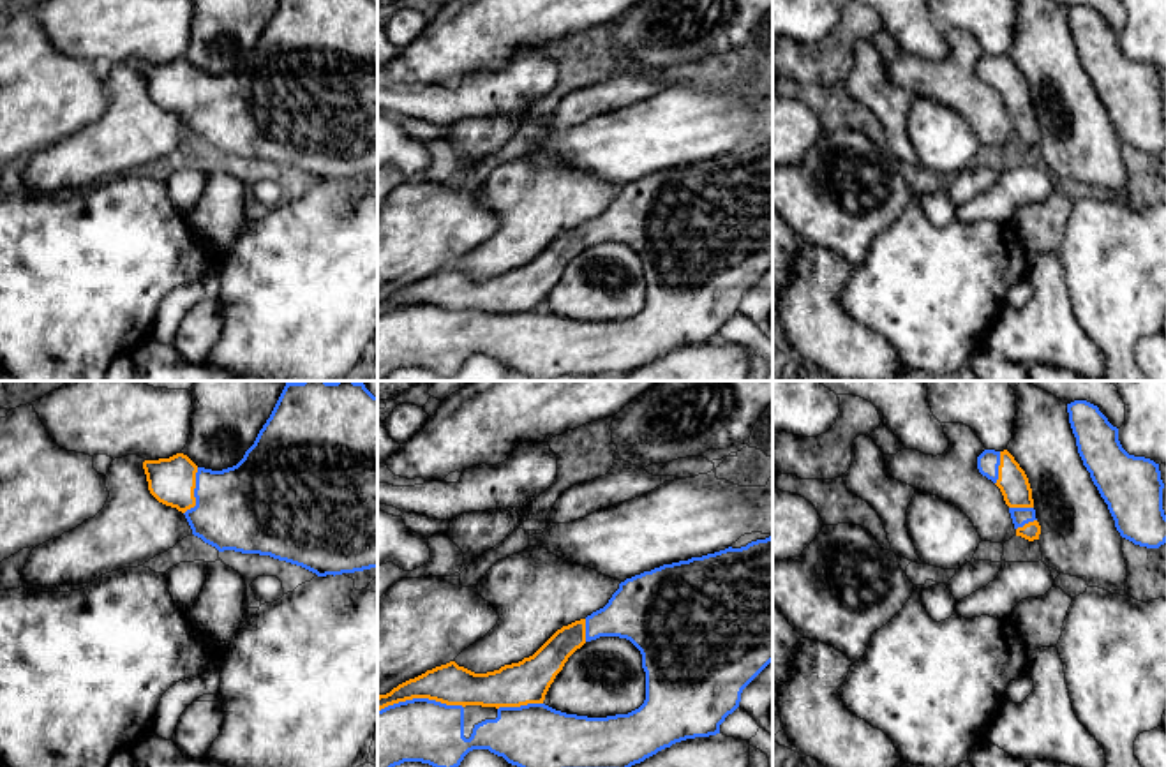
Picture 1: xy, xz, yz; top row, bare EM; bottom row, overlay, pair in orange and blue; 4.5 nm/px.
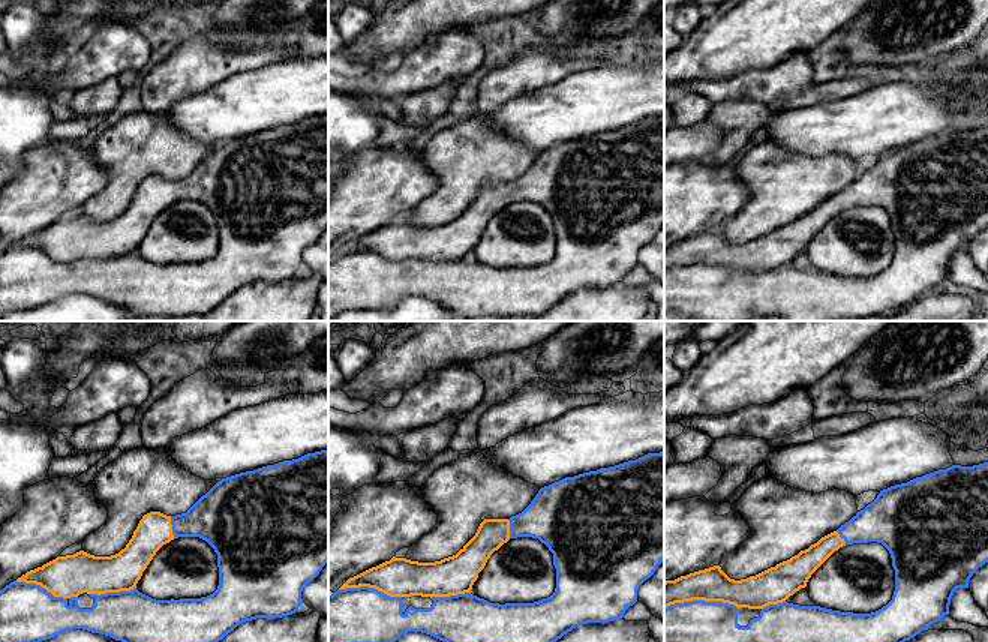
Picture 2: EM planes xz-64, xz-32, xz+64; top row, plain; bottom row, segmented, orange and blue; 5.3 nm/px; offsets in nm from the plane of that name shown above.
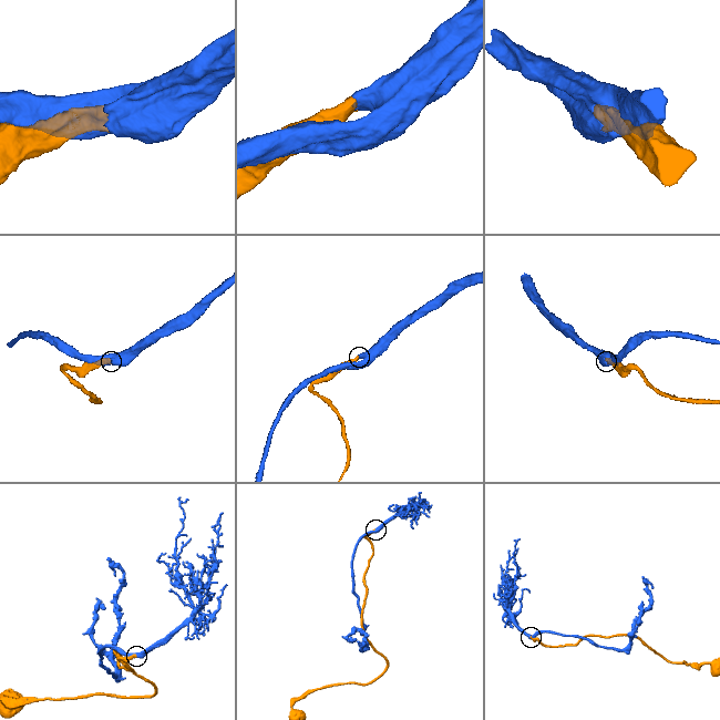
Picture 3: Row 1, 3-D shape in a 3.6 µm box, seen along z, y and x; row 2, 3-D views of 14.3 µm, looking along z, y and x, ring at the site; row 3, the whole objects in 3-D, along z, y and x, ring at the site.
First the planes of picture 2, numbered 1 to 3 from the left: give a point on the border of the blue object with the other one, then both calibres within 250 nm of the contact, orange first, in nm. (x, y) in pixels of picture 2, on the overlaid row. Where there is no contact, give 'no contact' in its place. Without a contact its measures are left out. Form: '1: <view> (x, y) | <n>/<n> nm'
1: xz-64 (41, 585) | 220/300 nm
2: xz-32 (371, 587) | 200/300 nm
3: xz+64 (702, 599) | 180/220 nm

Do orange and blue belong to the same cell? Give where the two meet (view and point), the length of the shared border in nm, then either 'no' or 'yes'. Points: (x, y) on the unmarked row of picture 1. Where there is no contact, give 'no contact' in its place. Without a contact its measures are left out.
xz (420, 302) | 400 nm | yes

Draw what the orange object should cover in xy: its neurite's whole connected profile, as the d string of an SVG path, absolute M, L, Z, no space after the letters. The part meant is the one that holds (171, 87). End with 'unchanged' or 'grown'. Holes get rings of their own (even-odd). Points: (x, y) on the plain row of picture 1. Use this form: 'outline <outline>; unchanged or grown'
outline M280 0L243 63L228 74L198 72L187 60L145 65L150 99L182 116L192 139L219 157L270 160L318 182L377 173L377 2Z; grown

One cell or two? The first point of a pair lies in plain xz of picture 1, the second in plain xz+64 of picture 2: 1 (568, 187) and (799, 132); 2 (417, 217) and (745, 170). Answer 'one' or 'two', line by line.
1: two
2: two

